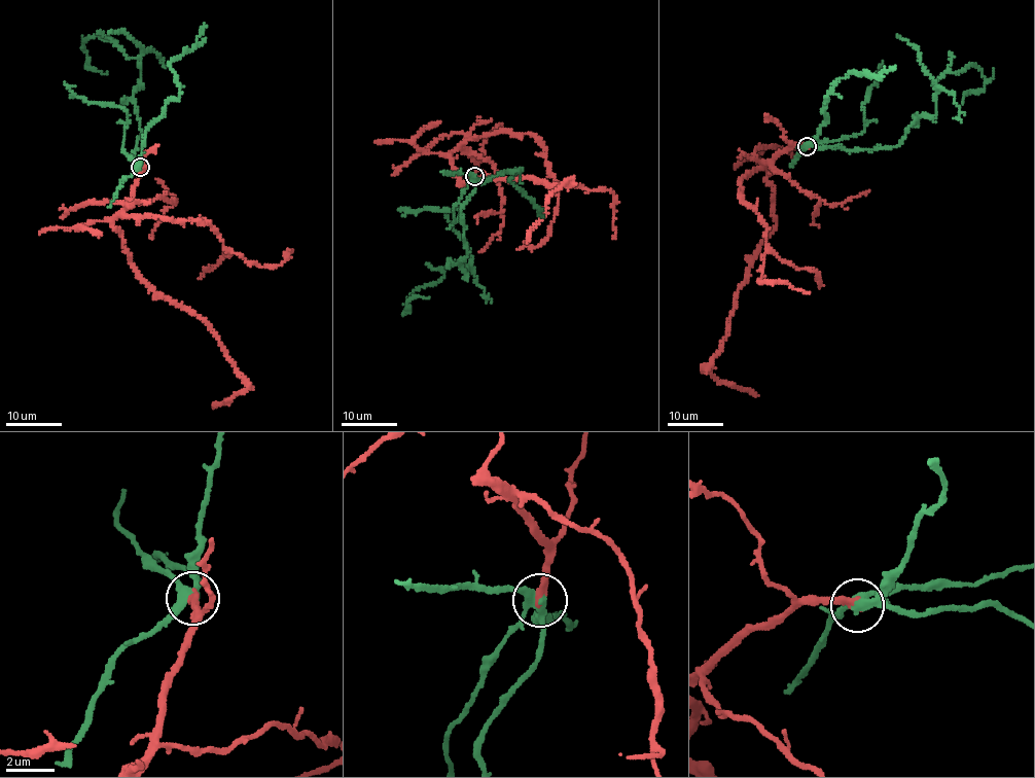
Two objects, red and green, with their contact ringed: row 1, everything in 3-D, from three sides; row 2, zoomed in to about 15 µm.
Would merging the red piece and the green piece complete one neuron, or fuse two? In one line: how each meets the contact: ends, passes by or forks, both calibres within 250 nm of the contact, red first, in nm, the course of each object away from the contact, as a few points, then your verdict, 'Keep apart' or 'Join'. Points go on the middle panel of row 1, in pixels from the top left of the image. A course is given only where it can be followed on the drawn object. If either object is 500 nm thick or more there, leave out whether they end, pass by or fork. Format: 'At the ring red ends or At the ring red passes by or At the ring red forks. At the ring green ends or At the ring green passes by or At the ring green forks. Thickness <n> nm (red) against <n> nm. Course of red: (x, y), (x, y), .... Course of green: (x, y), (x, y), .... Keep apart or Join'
At the ring red ends. At the ring green forks. Thickness 320 nm (red) against 360 nm. Course of red: (474, 176), (470, 152), (448, 154), (460, 184), (528, 179), (558, 188), (571, 179), (548, 198), (526, 243). Course of green: (474, 176), (461, 212), (466, 277), (455, 262), (420, 286), (405, 311), (411, 298), (428, 297). Join

